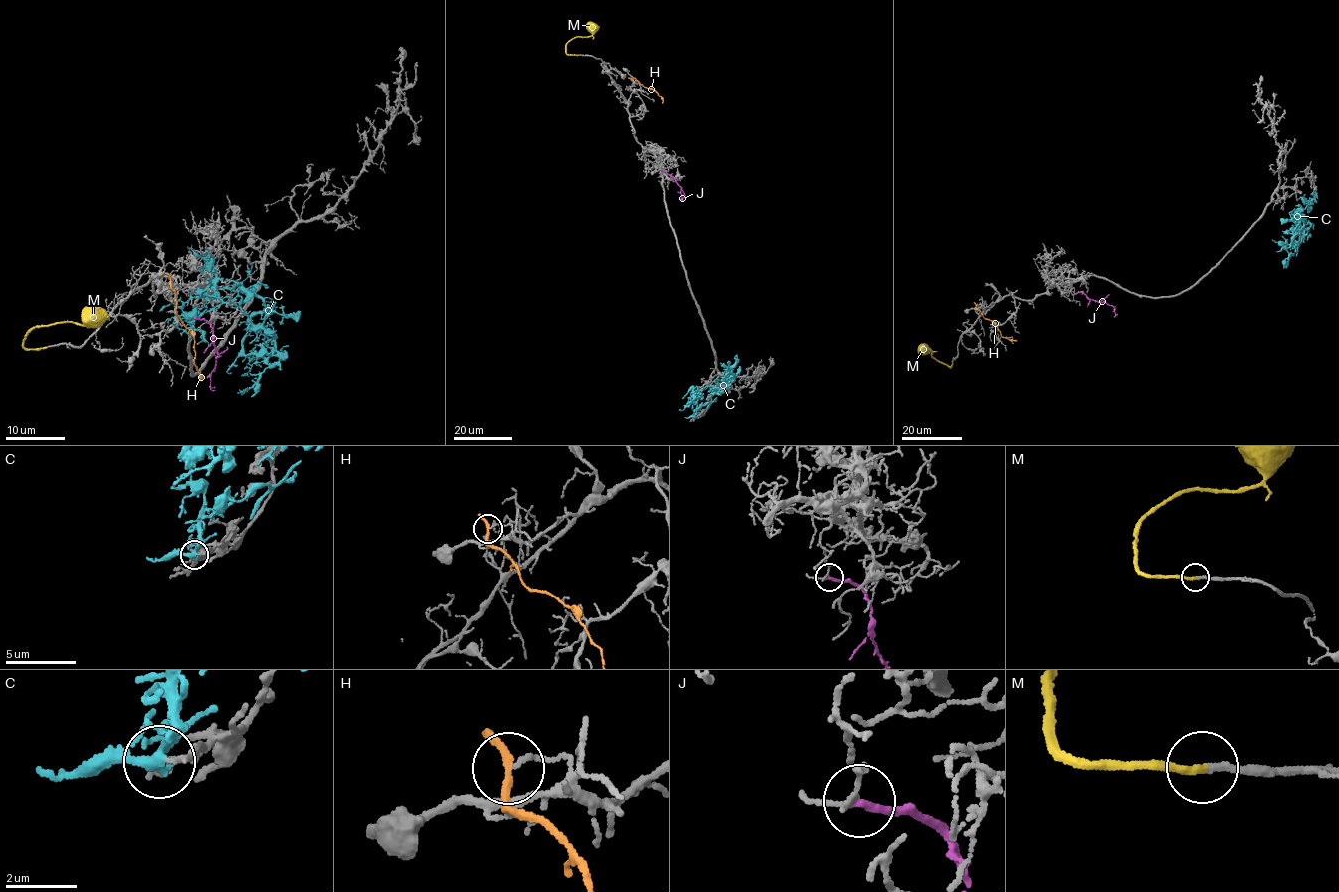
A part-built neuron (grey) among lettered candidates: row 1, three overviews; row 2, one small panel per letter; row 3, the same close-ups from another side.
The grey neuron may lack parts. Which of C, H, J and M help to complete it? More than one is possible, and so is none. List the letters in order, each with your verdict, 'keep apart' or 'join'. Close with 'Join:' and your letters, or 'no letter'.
C: keep apart
H: keep apart
J: keep apart
M: join
Join: M

